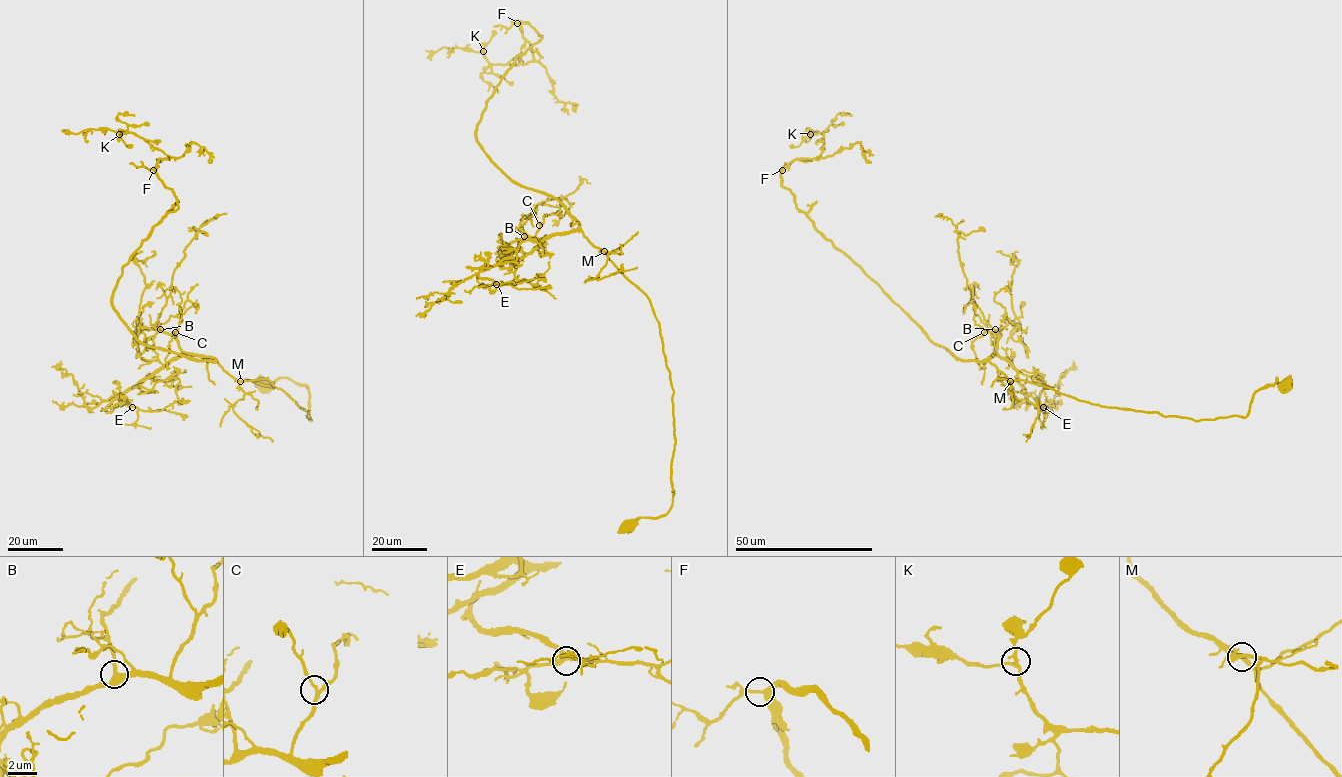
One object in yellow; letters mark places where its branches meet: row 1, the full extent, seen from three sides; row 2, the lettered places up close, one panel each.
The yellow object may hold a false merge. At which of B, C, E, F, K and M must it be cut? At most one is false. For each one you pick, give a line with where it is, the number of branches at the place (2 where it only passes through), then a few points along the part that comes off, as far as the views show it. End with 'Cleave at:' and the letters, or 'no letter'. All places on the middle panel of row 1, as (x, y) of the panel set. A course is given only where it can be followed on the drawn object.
Cleave at: no letter

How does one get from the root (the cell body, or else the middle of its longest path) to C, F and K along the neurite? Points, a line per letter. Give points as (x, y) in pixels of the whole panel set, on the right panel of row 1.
C: (1283, 386), (1277, 378), (1259, 389), (1245, 417), (1101, 407), (1009, 380), (989, 360), (997, 335), (984, 332)
F: (1283, 386), (1259, 389), (1245, 417), (1194, 420), (1090, 404), (960, 360), (816, 229), (782, 170)
K: (1283, 386), (1194, 420), (960, 360), (796, 207), (781, 172), (820, 156), (810, 134)

